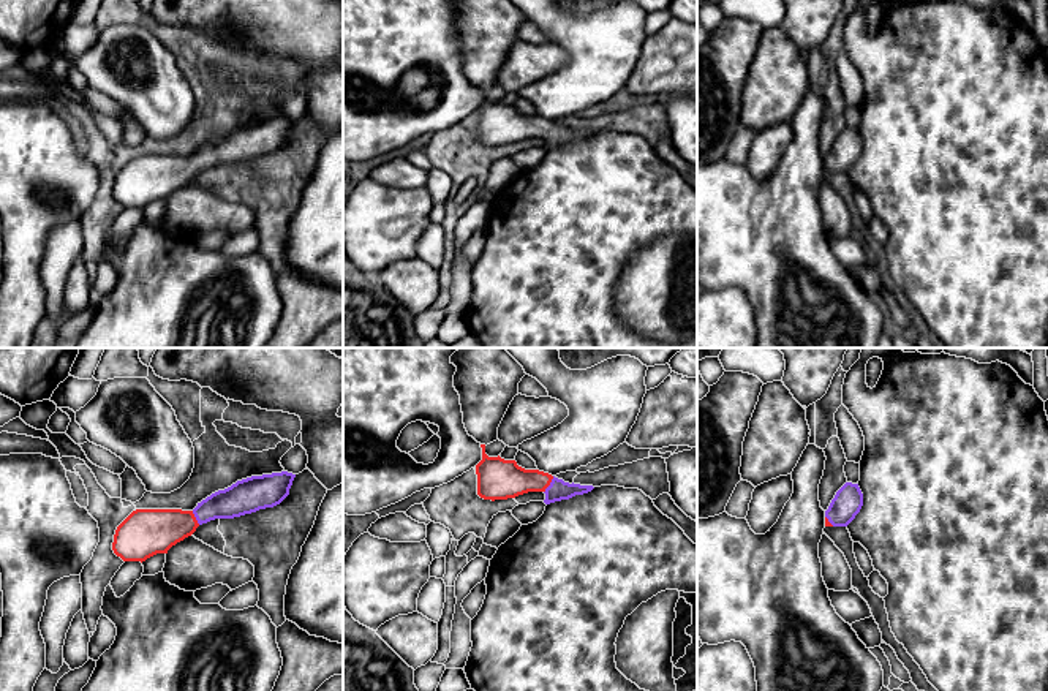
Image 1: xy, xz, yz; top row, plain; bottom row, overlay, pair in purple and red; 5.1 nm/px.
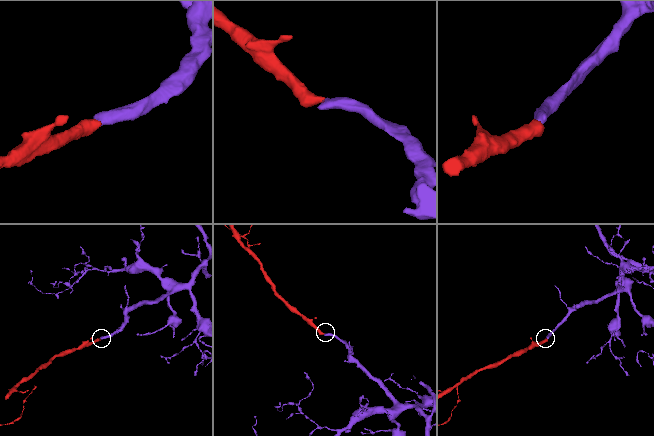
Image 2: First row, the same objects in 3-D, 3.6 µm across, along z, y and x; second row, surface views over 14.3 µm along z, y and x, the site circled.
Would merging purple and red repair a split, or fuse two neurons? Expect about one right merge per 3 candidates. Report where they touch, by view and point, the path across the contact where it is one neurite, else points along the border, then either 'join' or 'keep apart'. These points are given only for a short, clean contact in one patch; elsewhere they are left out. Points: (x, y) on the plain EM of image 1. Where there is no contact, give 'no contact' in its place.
meets purple in xz at (550, 130); runs through xz (558, 135), (550, 130), (501, 125); join

